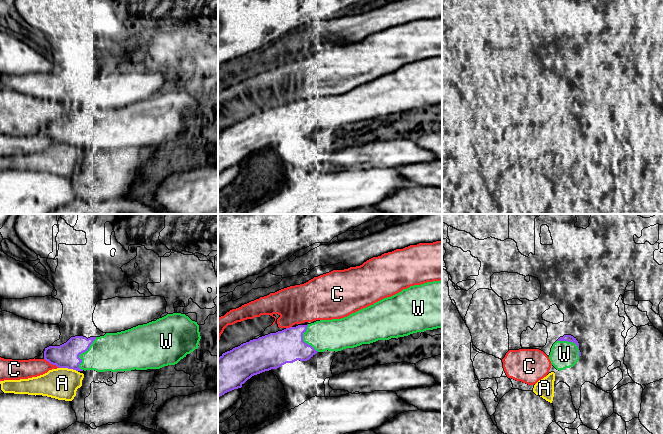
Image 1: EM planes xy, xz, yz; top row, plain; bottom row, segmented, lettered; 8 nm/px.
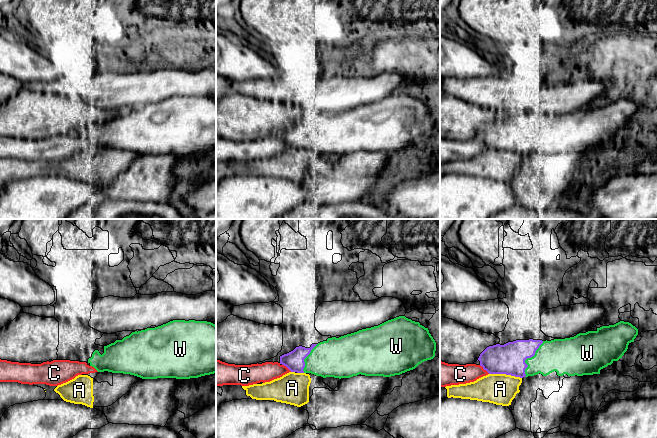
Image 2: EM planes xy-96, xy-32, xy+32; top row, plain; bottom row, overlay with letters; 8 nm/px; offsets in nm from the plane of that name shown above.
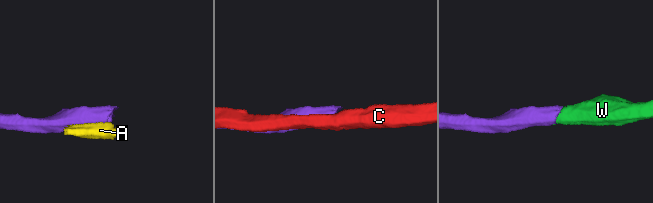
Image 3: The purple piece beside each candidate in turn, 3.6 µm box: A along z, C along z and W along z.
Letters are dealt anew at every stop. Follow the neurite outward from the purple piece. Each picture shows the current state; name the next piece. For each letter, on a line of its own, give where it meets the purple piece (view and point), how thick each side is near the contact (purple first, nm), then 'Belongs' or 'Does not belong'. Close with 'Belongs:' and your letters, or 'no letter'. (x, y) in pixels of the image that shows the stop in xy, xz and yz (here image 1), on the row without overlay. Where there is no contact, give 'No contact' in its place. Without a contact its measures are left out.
A: Touches purple at xy (68, 144). Thickness 190 nm (purple) against 260 nm. Does not belong
C: Touches purple at xy (52, 140). Thickness 190 nm (purple) against 160 nm. Does not belong
W: Touches purple at xy (81, 129). Thickness 190 nm (purple) against 300 nm. Belongs
Belongs: W

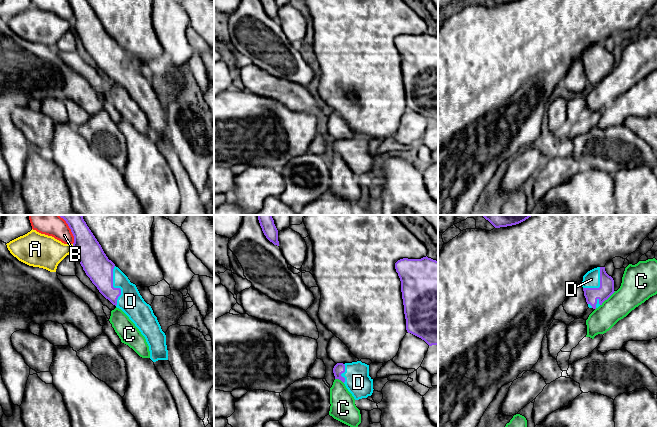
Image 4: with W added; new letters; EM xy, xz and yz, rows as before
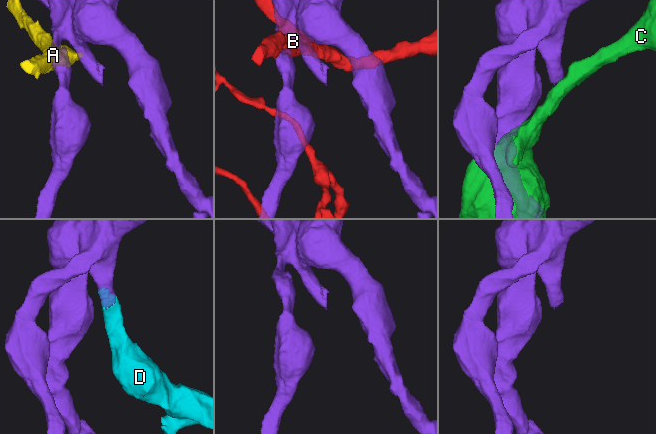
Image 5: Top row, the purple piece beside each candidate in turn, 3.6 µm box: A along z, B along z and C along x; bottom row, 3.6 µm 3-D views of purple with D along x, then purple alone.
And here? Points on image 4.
A: Touches purple at xy (73, 24). Thickness 220 nm (purple) against 260 nm. Does not belong
B: Touches purple at xy (72, 9). Thickness 220 nm (purple) against 140 nm. Does not belong
C: Touches purple at yz (607, 74). Thickness 120 nm (purple) against 260 nm. Does not belong
D: Touches purple at xy (115, 64). Thickness 220 nm (purple) against 200 nm. Belongs
Belongs: D

